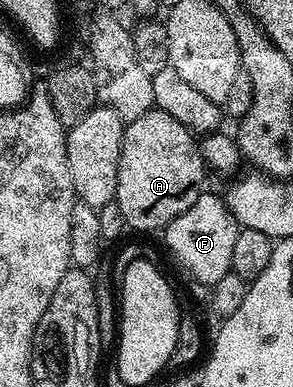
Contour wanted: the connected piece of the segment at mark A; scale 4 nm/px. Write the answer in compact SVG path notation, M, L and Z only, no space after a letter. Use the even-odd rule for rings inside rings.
M158 109L147 110L142 116L127 123L124 128L124 139L120 149L118 160L118 188L116 189L116 203L122 208L124 225L132 230L156 230L163 231L169 222L194 204L198 196L205 189L204 174L206 175L206 163L200 155L200 143L174 116L166 116L166 112Z

